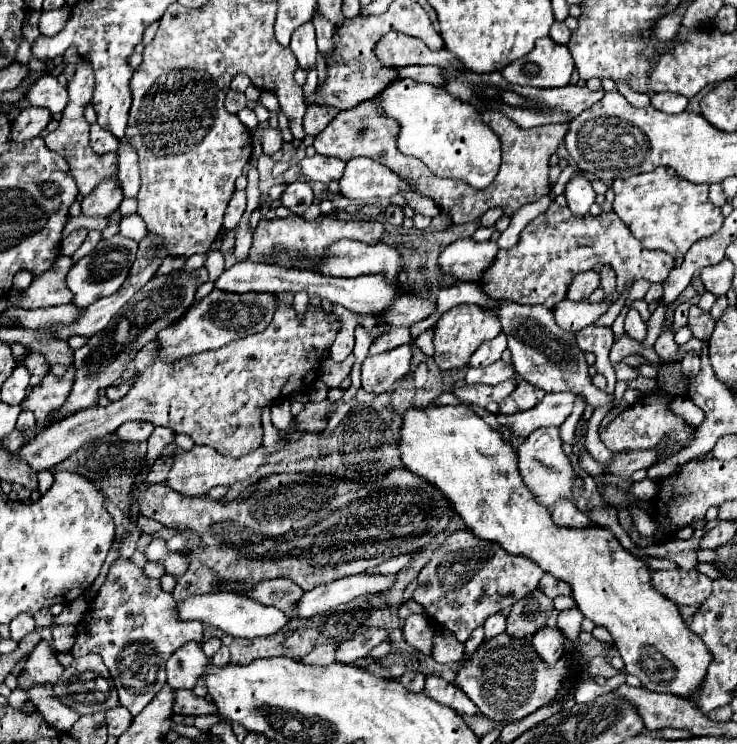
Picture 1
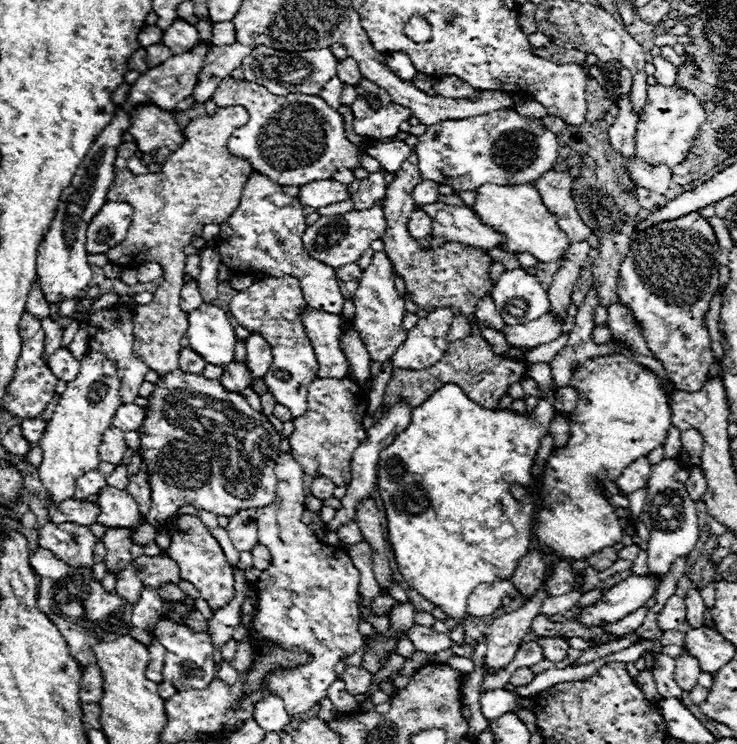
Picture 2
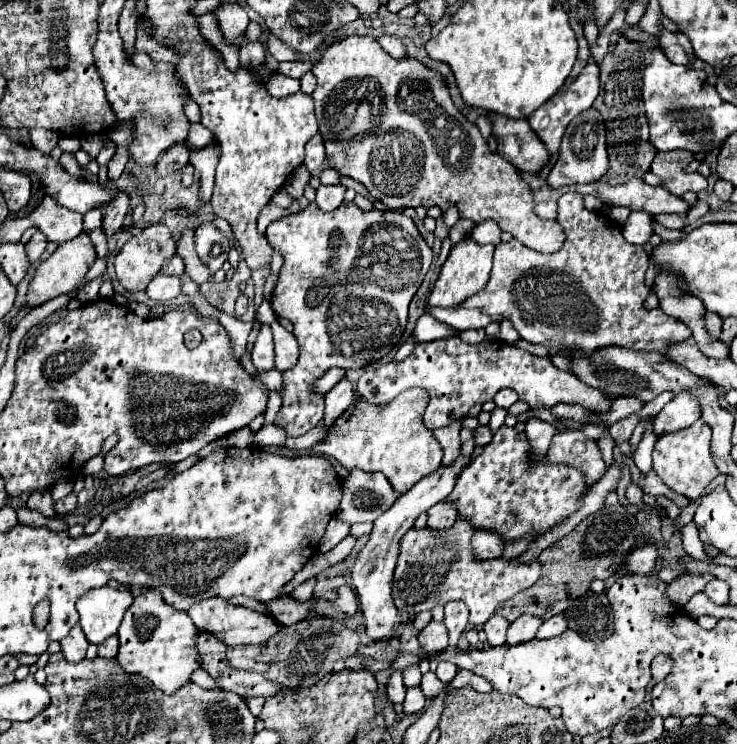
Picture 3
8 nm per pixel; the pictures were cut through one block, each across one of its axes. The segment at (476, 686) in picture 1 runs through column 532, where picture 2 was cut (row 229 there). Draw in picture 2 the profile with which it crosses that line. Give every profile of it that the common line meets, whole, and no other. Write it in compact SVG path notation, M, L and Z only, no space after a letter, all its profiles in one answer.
M692 212L690 216L656 224L634 236L628 254L620 264L616 282L618 300L626 308L630 308L644 332L650 352L664 366L666 376L672 380L676 390L682 392L698 392L706 382L706 376L714 362L704 318L708 312L708 304L718 290L718 254L720 246L716 242L712 226L698 212Z

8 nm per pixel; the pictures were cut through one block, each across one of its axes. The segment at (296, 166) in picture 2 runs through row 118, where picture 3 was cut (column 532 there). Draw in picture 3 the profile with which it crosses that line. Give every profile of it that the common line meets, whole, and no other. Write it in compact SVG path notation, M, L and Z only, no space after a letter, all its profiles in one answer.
M578 192L560 196L558 222L566 232L566 242L558 252L542 254L518 240L500 242L486 288L470 296L462 306L432 308L430 314L456 330L486 328L492 322L510 320L520 338L554 352L570 350L574 358L590 356L606 346L664 354L670 346L692 336L686 324L666 316L660 308L644 308L644 300L650 294L644 284L648 270L644 246L628 244L620 226L588 210L584 196Z

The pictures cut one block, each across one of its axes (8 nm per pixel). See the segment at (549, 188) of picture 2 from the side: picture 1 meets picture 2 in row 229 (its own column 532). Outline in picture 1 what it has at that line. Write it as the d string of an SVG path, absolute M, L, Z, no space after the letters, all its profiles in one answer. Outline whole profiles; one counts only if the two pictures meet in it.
M466 528L454 530L420 570L414 600L426 608L436 624L448 628L460 642L466 642L472 630L482 626L490 614L510 608L532 592L542 574L542 568L530 558L508 554L496 542L480 540Z

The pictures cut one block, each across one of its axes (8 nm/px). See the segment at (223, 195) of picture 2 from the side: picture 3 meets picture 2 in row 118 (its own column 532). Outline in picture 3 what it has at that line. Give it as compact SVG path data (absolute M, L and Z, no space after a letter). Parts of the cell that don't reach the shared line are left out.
M348 36L348 38L340 40L338 44L332 44L330 48L326 48L326 52L322 54L322 58L314 64L312 74L316 76L316 90L312 92L312 98L314 98L314 104L316 104L318 130L320 130L322 138L324 138L324 144L326 144L326 160L330 162L330 168L334 168L338 174L362 182L368 188L372 200L378 200L378 202L382 202L384 206L388 206L392 210L394 208L408 208L408 206L410 208L416 208L416 206L424 206L424 208L438 206L438 208L442 208L446 212L450 206L458 206L460 218L468 218L474 224L480 224L484 220L494 220L504 232L510 232L516 240L520 240L528 248L534 248L534 250L544 252L544 254L552 254L552 250L560 250L560 246L564 242L564 230L562 230L562 226L558 222L554 222L554 220L542 220L542 218L536 216L536 212L534 212L536 202L534 202L530 186L522 180L522 176L518 174L518 170L510 162L506 162L500 154L490 152L488 142L482 138L482 134L476 128L476 124L470 122L470 120L466 120L462 116L462 112L454 106L454 102L450 98L450 92L448 92L448 86L446 86L446 80L444 80L444 76L440 72L430 70L428 66L424 66L416 58L394 60L392 56L388 56L380 48L380 44L376 42L374 36Z

